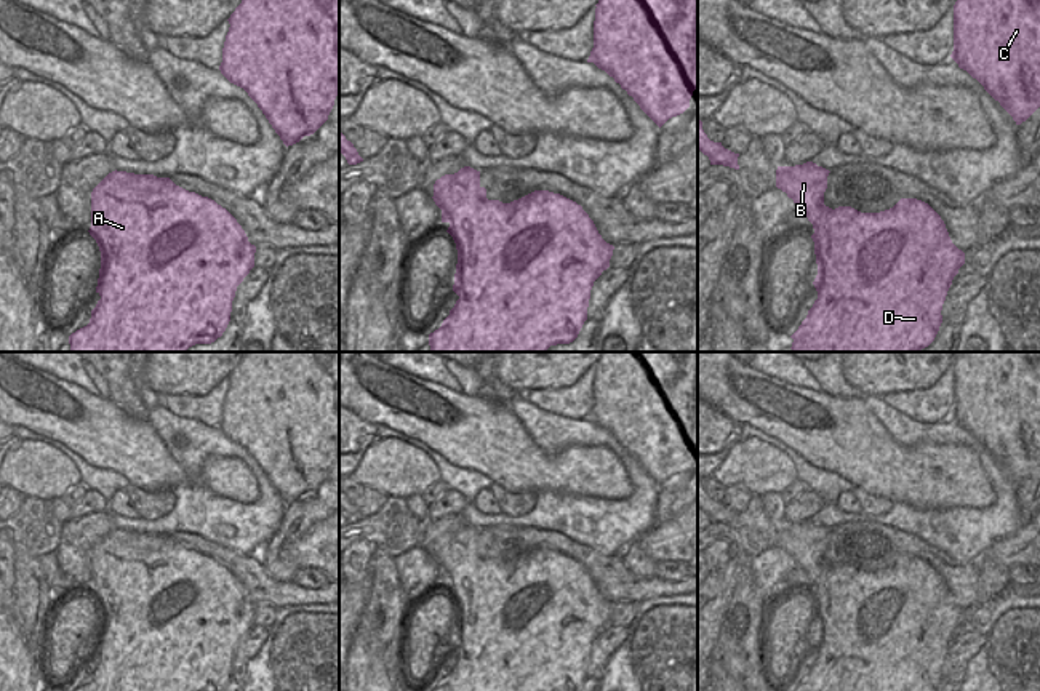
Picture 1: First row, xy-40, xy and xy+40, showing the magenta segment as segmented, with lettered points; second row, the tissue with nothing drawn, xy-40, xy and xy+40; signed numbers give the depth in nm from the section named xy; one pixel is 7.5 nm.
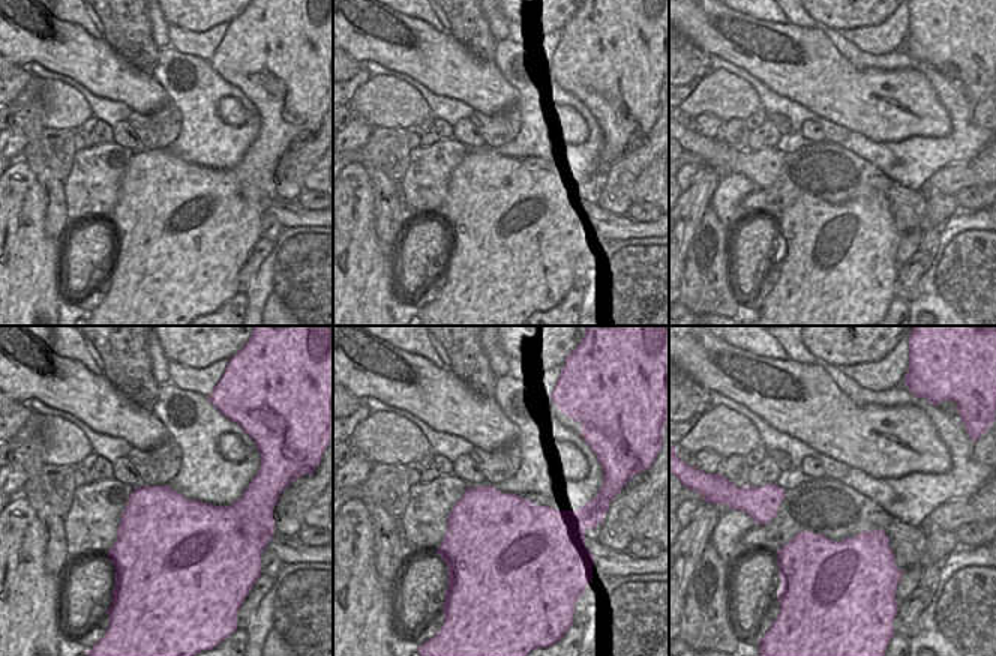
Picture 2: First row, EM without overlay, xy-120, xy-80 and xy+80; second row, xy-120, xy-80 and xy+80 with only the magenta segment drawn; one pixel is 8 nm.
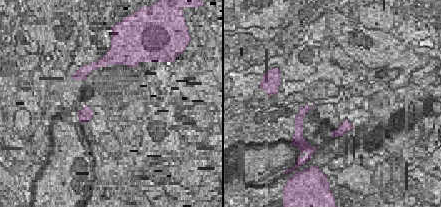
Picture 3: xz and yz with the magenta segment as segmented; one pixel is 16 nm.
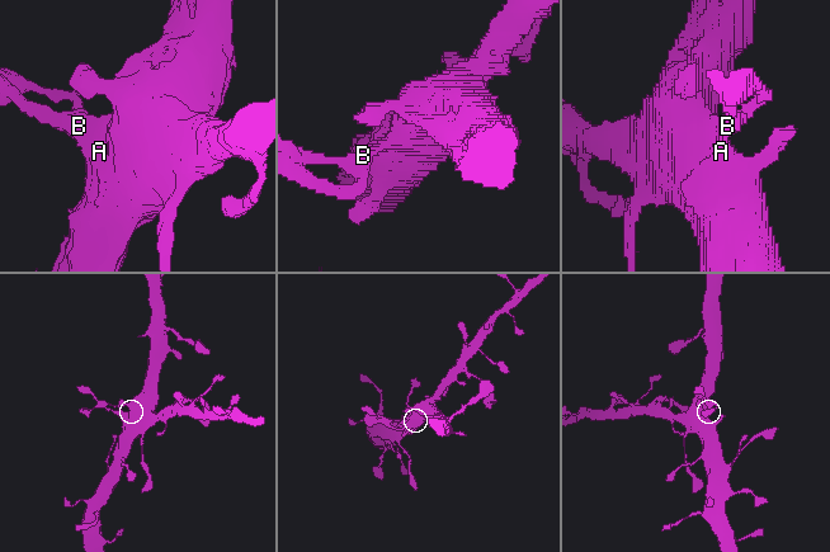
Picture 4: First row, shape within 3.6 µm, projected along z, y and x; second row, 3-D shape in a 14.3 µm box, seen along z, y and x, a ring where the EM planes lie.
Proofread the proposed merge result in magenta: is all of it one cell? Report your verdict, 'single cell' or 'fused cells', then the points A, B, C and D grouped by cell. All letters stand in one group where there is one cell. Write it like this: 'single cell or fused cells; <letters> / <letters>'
single cell; A B C D

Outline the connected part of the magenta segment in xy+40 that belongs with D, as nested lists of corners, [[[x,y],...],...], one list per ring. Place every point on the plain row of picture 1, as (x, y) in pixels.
[[[813,520],[778,525],[776,545],[813,582],[818,657],[795,691],[938,691],[942,662],[965,611],[958,608],[941,574],[925,560],[901,557],[880,571],[824,563],[829,528]]]

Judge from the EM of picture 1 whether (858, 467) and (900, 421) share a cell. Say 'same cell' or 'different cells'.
different cells

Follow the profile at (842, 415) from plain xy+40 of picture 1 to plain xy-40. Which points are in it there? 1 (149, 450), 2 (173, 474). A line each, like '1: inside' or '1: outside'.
1: inside
2: inside

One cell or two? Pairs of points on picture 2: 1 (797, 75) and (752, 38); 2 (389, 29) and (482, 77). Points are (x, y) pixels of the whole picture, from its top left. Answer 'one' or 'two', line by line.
1: one
2: one

